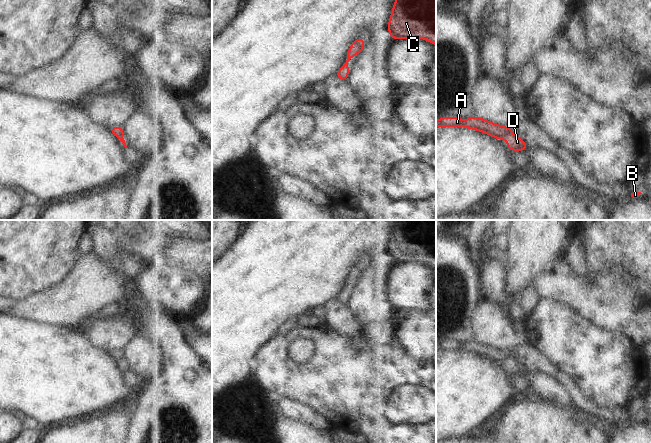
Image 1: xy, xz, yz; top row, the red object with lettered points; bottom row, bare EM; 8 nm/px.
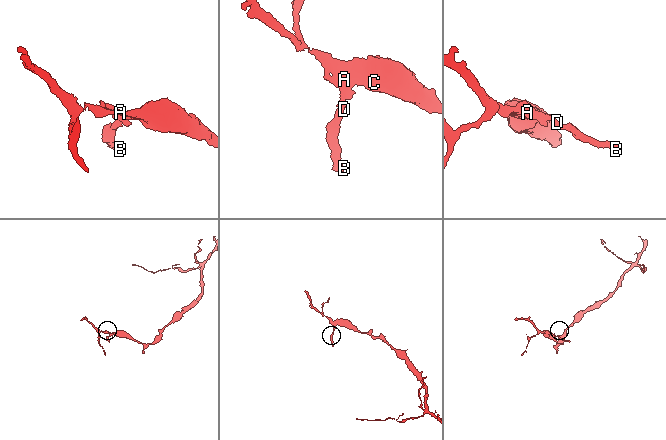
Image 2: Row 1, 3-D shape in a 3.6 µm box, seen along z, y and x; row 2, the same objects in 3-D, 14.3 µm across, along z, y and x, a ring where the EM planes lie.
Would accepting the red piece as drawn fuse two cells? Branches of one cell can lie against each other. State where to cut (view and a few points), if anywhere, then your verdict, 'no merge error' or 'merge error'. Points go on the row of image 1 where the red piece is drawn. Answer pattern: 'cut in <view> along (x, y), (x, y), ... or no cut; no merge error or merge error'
no cut; no merge error

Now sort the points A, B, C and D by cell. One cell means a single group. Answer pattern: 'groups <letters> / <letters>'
groups A B C D

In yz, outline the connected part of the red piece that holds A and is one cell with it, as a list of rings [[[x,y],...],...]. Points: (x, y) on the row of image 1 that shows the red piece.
[[[444,117],[436,120],[436,127],[467,127],[470,129],[479,130],[482,133],[491,135],[494,138],[505,139],[510,151],[524,151],[527,148],[526,143],[512,133],[511,128],[491,123],[486,119],[478,117],[470,117],[468,120],[458,119],[456,117]]]

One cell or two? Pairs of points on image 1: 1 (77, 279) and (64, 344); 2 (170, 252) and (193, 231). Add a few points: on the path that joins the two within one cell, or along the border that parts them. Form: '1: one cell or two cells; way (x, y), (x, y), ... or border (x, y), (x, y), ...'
1: two cells; border (44, 322), (50, 325), (66, 326), (74, 329)
2: two cells; border (162, 235), (199, 240), (201, 242)

